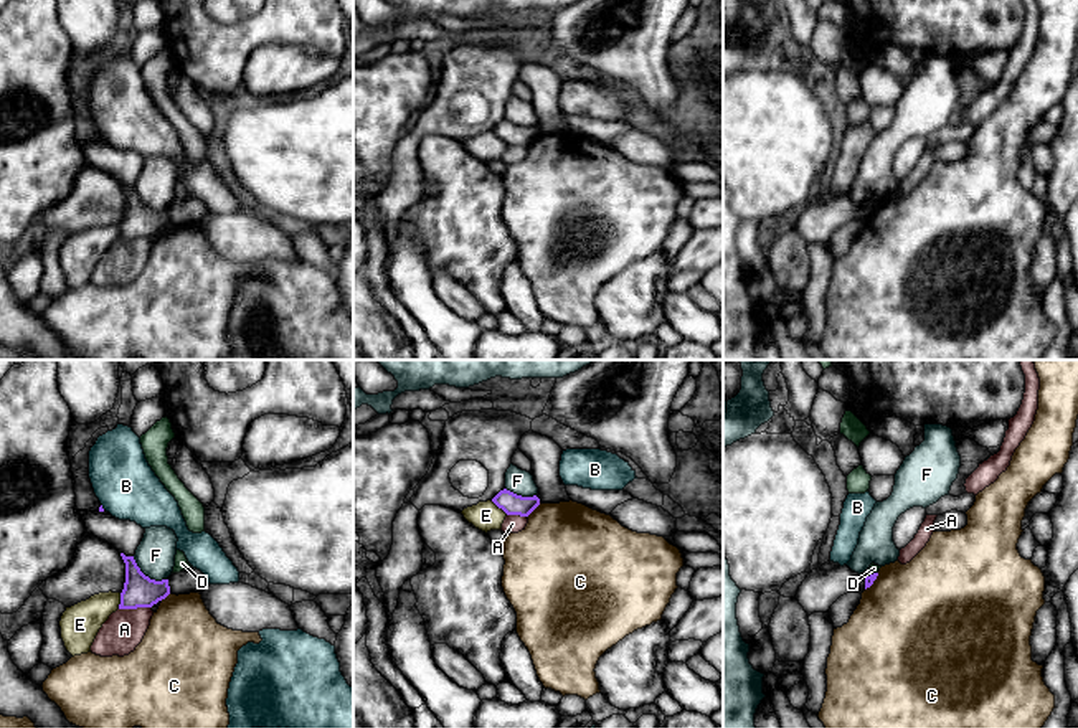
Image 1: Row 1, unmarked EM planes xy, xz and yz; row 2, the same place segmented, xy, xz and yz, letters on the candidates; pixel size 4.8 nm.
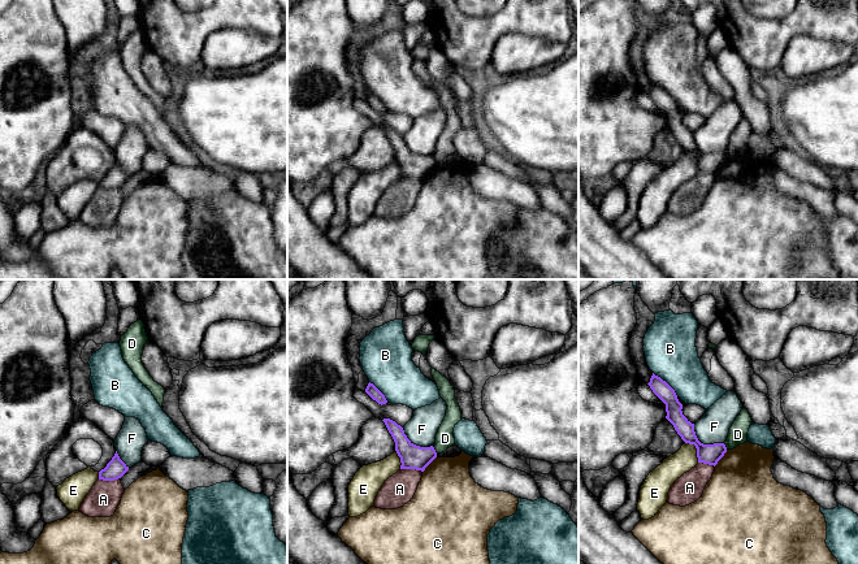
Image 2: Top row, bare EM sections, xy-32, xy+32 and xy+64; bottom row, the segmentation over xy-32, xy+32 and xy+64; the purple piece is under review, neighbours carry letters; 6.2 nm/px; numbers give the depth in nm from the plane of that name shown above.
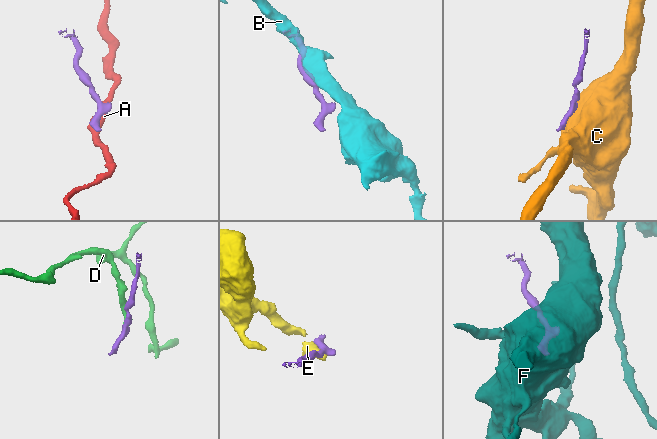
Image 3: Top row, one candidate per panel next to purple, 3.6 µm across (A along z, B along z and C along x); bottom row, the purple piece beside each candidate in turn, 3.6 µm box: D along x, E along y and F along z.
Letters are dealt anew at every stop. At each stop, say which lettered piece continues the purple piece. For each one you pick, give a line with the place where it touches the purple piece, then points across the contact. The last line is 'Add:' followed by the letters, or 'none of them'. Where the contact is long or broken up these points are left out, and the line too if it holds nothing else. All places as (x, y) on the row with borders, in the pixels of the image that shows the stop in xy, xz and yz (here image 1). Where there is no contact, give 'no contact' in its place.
Add: none of them

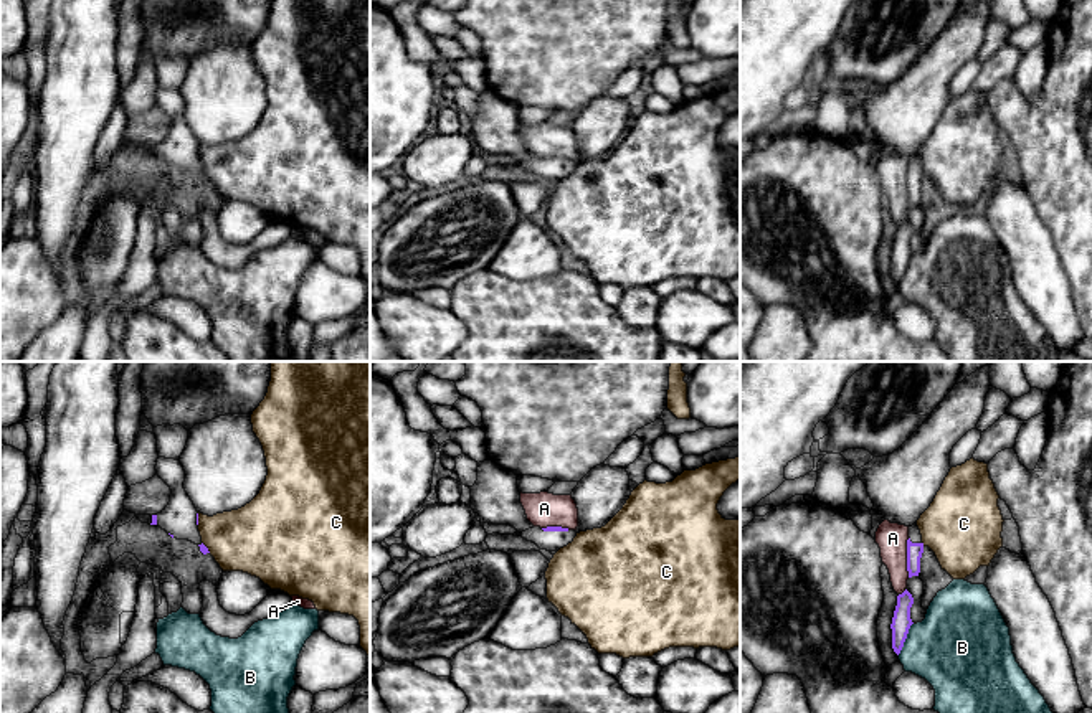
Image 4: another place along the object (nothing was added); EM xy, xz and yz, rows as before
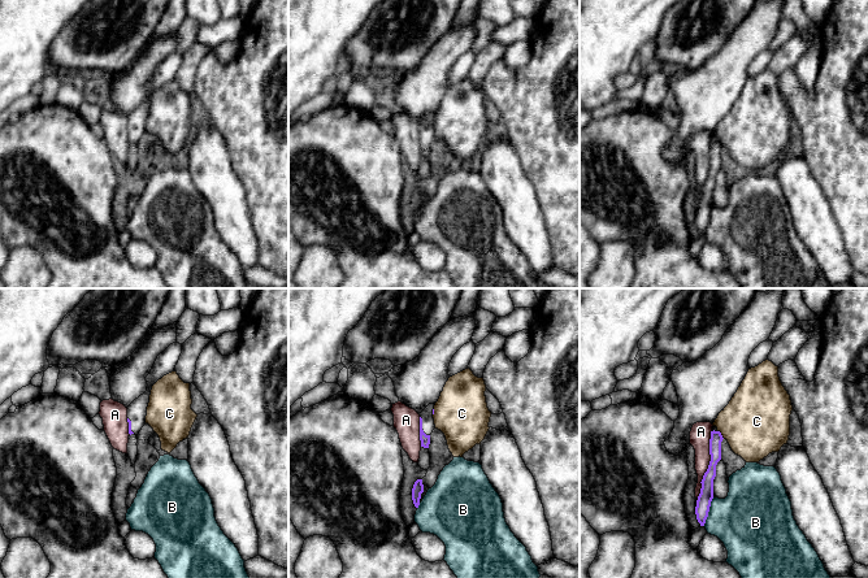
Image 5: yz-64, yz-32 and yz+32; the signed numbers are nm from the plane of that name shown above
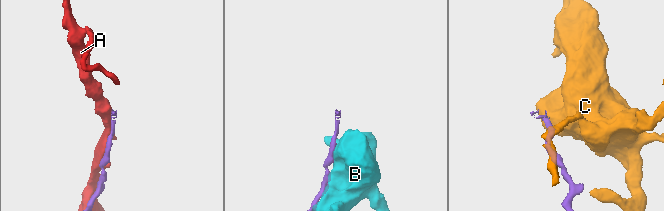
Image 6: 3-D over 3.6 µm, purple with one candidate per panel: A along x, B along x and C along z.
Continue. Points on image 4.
Add: none of them

